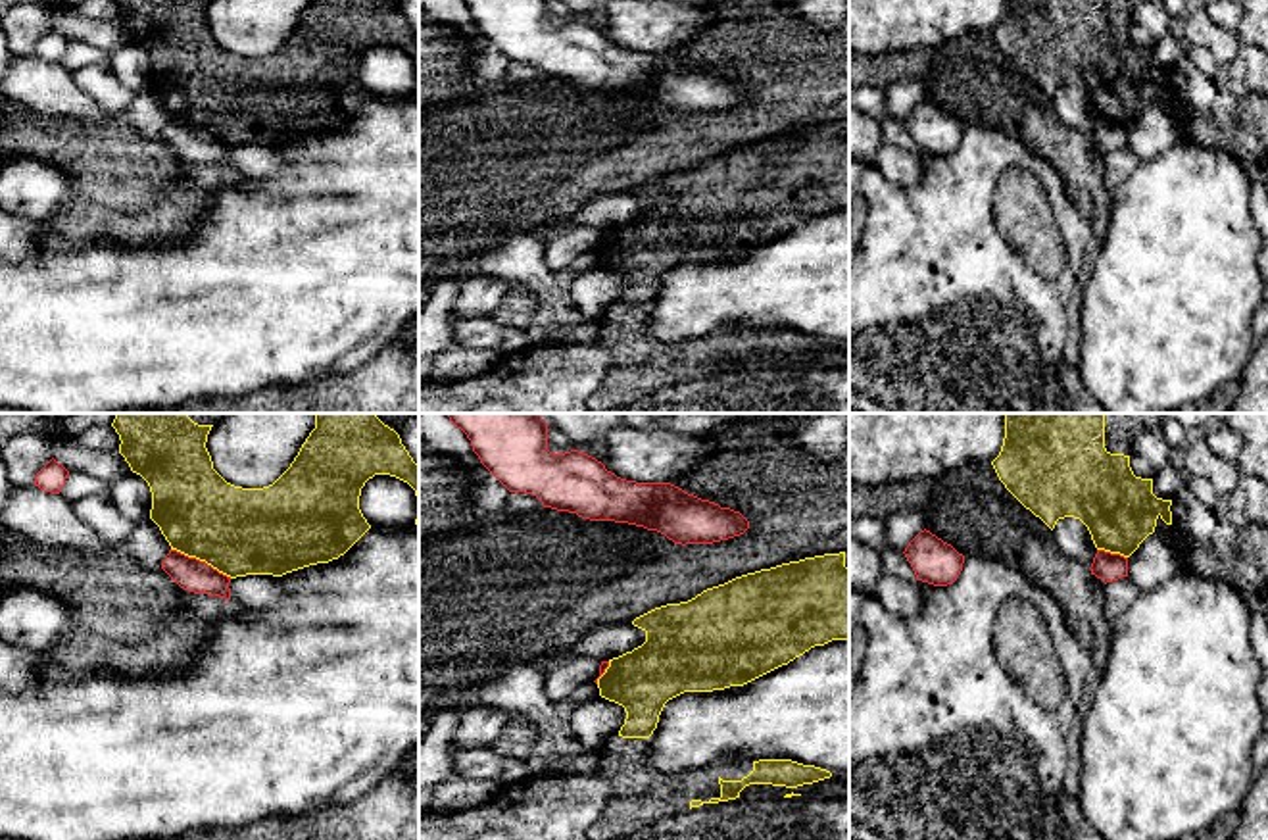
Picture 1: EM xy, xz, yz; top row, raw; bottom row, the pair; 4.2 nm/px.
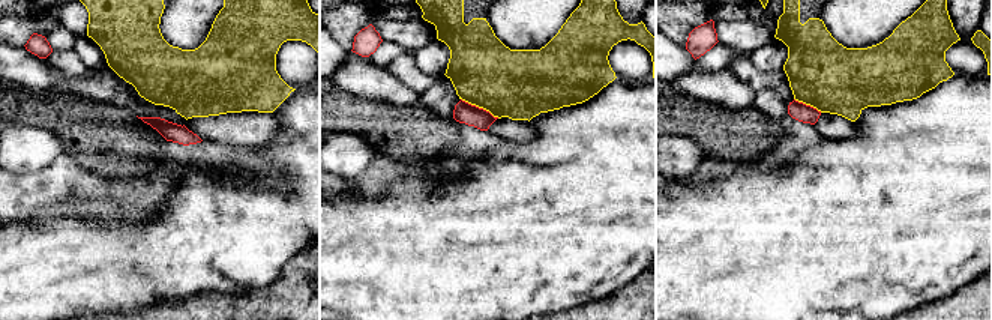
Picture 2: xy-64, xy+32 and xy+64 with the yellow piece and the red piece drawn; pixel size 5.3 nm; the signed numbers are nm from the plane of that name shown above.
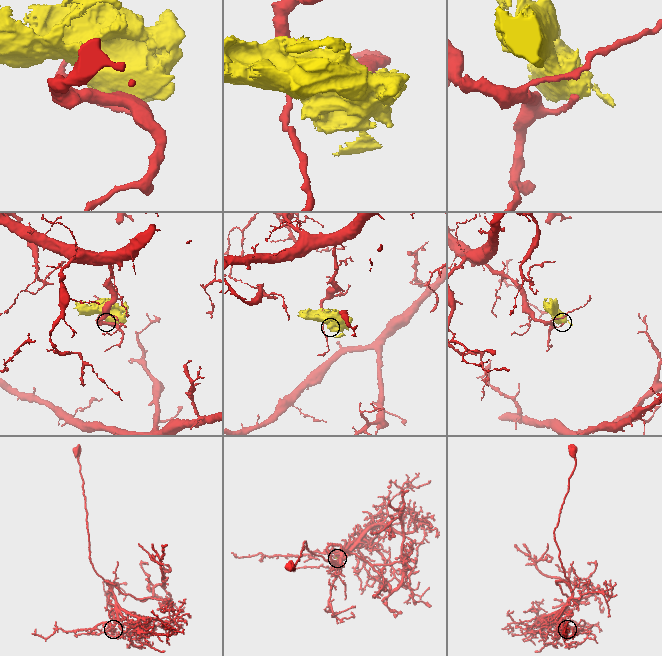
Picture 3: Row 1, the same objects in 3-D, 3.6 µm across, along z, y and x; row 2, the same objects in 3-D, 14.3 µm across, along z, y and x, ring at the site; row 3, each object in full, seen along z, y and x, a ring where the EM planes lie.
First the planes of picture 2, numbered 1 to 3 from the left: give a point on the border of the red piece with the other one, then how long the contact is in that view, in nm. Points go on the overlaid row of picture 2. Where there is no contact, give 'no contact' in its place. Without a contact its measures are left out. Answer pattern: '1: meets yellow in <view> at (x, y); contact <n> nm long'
1: no contact
2: meets yellow in xy+32 at (480, 107); contact 240 nm long
3: meets yellow in xy+64 at (808, 104); contact 170 nm long

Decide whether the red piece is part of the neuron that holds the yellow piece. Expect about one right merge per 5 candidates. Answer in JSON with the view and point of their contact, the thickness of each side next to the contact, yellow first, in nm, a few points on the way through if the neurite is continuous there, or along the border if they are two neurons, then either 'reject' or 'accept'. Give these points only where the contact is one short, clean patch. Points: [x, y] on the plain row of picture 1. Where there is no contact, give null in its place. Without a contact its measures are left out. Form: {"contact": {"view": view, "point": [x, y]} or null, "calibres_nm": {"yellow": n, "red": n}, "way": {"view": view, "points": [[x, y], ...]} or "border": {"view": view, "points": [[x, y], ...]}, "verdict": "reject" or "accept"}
{"contact": {"view": "xy", "point": [202, 129]}, "calibres_nm": {"yellow": 360, "red": 140}, "border": {"view": "xy", "points": [[171, 118], [204, 129], [231, 147]]}, "verdict": "reject"}

